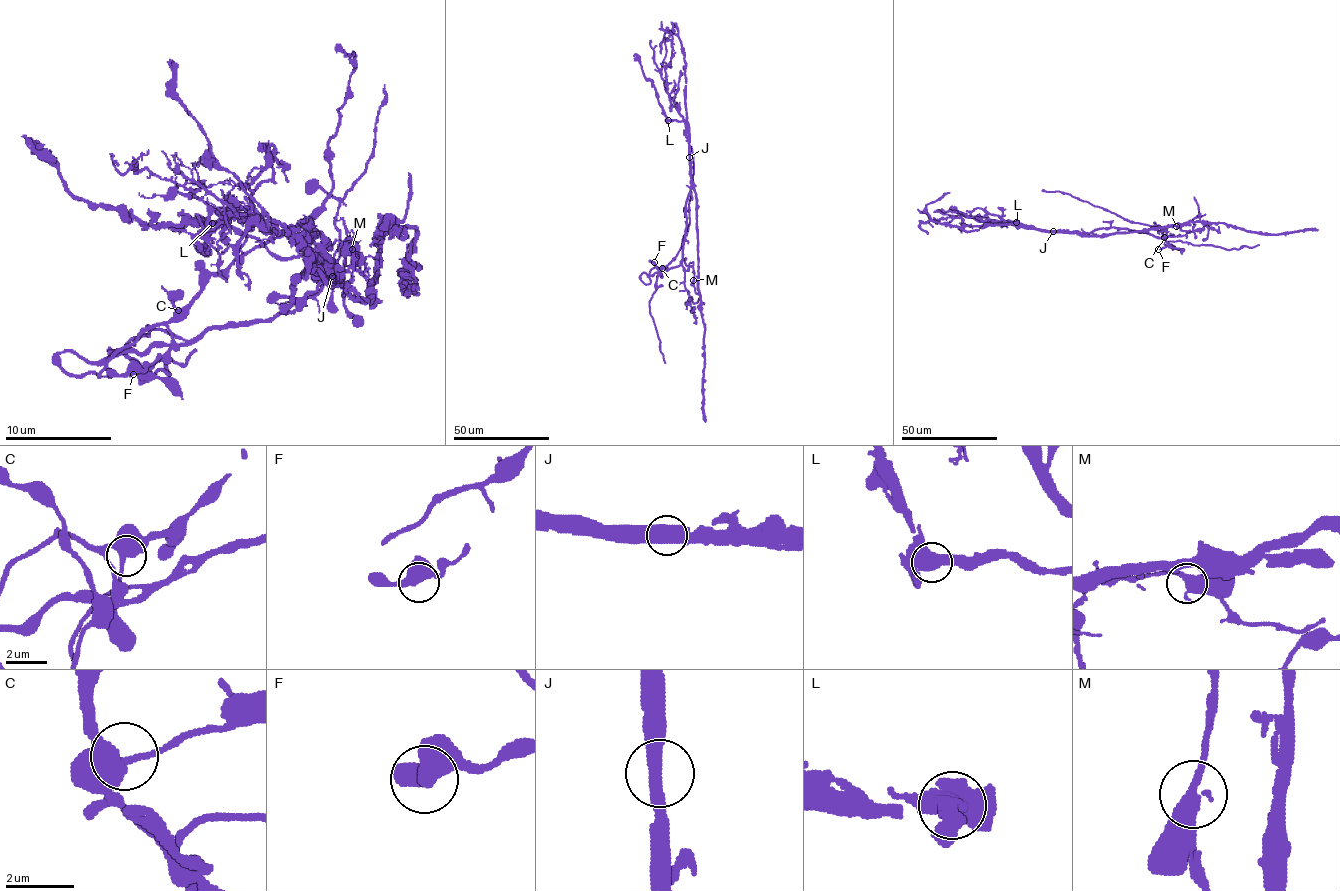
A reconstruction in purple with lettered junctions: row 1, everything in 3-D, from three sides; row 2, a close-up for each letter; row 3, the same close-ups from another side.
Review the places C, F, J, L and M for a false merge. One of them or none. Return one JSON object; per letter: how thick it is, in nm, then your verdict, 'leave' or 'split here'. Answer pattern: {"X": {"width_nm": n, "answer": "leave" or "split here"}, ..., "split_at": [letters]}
{"C": {"width_nm": 500, "answer": "leave"}, "F": {"width_nm": 480, "answer": "leave"}, "J": {"width_nm": 480, "answer": "split here"}, "L": {"width_nm": 500, "answer": "leave"}, "M": {"width_nm": 460, "answer": "leave"}, "split_at": ["J"]}

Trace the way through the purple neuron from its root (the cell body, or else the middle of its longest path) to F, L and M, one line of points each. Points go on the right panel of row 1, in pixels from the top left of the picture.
F: (1085, 233), (1108, 227), (1145, 232), (1159, 237), (1169, 245), (1158, 249)
L: (1085, 233), (1017, 228), (1016, 222)
M: (1085, 233), (1115, 227), (1163, 237), (1166, 233), (1162, 230), (1176, 226)

